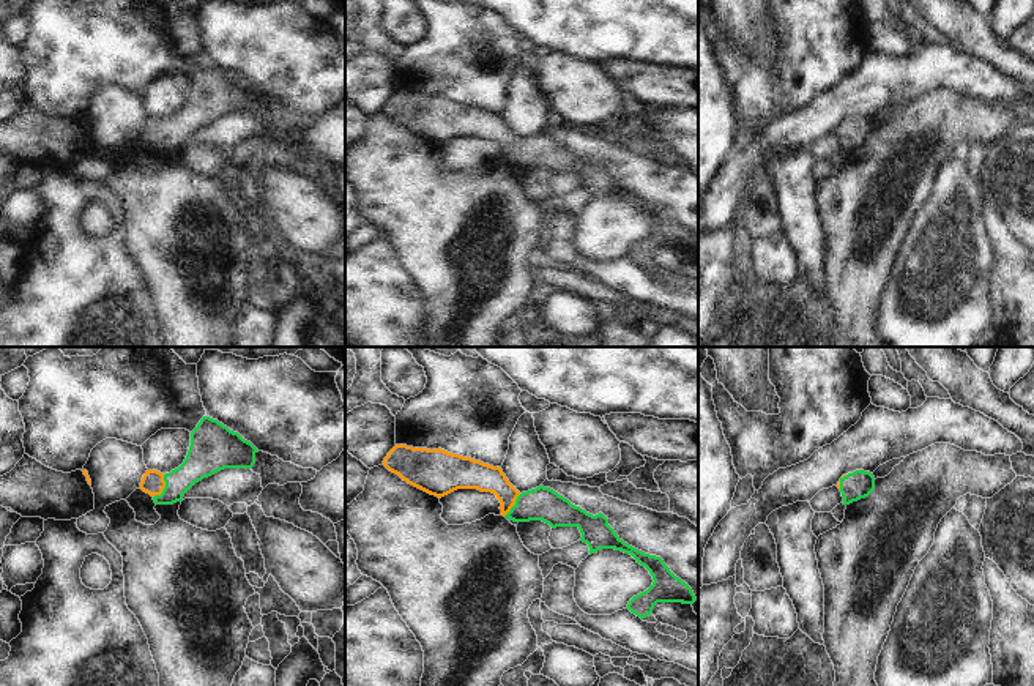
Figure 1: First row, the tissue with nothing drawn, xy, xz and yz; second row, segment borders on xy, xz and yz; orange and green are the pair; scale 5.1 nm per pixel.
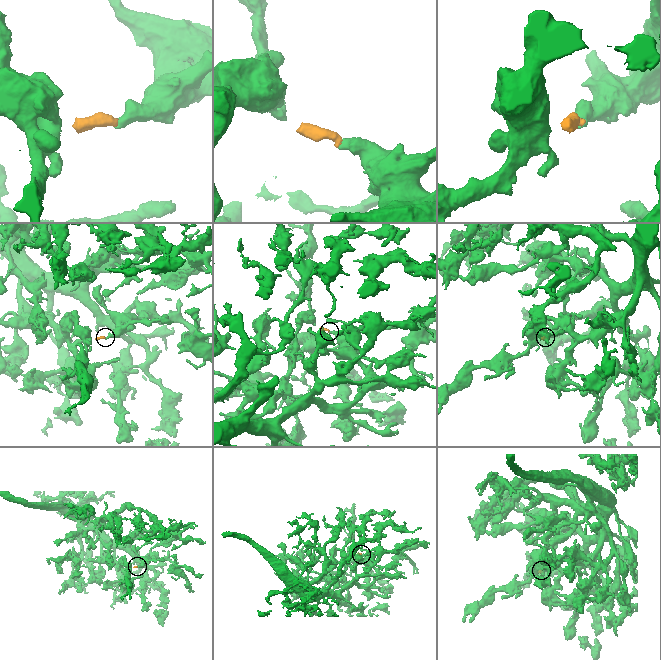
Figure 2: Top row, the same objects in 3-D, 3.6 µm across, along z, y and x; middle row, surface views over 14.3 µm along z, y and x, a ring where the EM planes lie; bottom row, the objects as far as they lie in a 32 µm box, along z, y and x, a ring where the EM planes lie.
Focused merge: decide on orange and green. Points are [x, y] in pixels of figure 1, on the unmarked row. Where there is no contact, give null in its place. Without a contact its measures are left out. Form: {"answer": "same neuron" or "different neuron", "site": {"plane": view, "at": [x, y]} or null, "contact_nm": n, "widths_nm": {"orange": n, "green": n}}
{"answer": "same neuron", "site": {"plane": "xy", "at": [164, 133]}, "contact_nm": 130, "widths_nm": {"orange": 120, "green": 180}}

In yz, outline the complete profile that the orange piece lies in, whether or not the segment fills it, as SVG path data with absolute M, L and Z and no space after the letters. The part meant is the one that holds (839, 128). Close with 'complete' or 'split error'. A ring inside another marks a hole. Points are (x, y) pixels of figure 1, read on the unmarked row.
M856 117L843 121L837 131L843 151L868 144L875 137L875 123L870 118Z | split error

